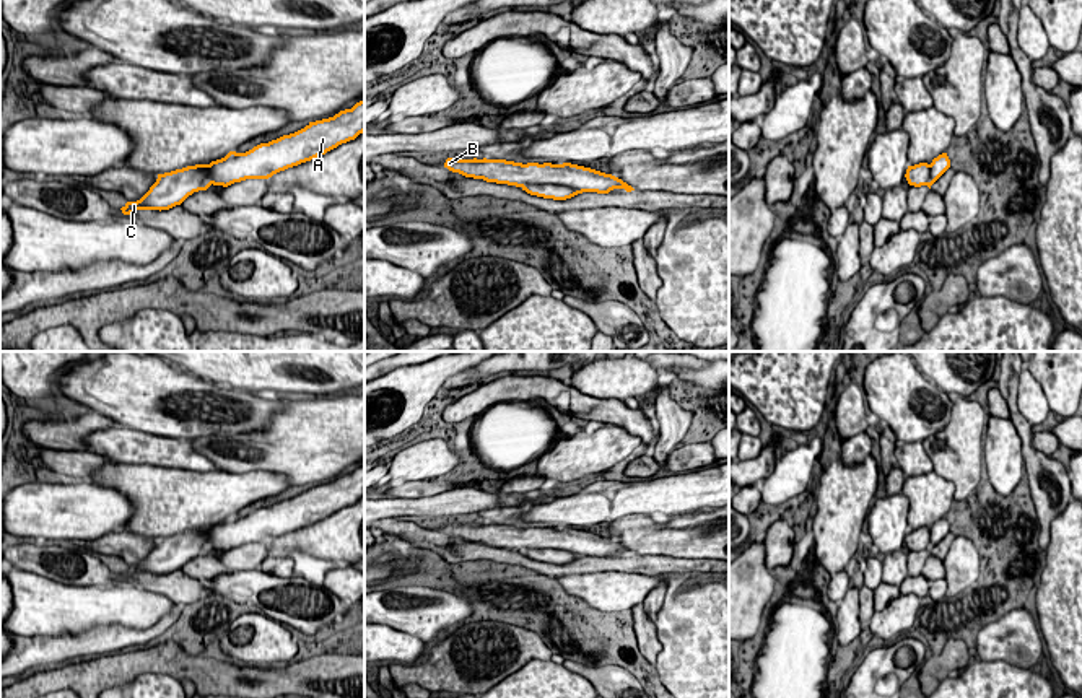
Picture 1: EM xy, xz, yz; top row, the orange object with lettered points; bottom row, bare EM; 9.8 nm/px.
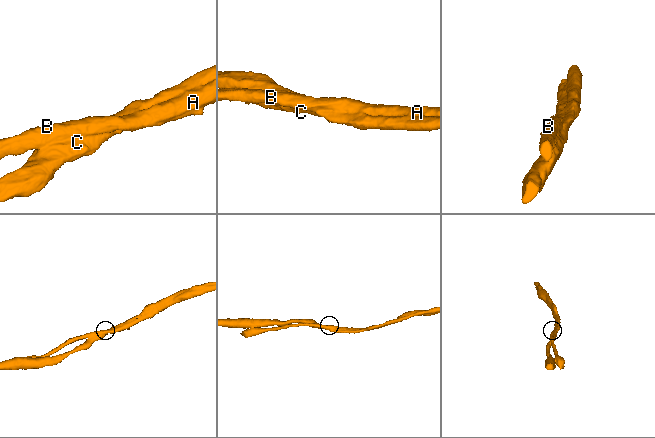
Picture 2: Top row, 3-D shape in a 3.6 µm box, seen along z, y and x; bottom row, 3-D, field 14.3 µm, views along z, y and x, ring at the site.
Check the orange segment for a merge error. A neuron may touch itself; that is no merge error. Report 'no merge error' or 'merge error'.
no merge error

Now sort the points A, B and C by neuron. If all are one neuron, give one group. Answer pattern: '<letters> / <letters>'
A B C

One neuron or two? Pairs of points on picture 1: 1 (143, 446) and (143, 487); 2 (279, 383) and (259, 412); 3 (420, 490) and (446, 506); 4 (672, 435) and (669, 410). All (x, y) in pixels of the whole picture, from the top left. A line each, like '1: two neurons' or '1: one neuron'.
1: two neurons
2: two neurons
3: one neuron
4: one neuron

